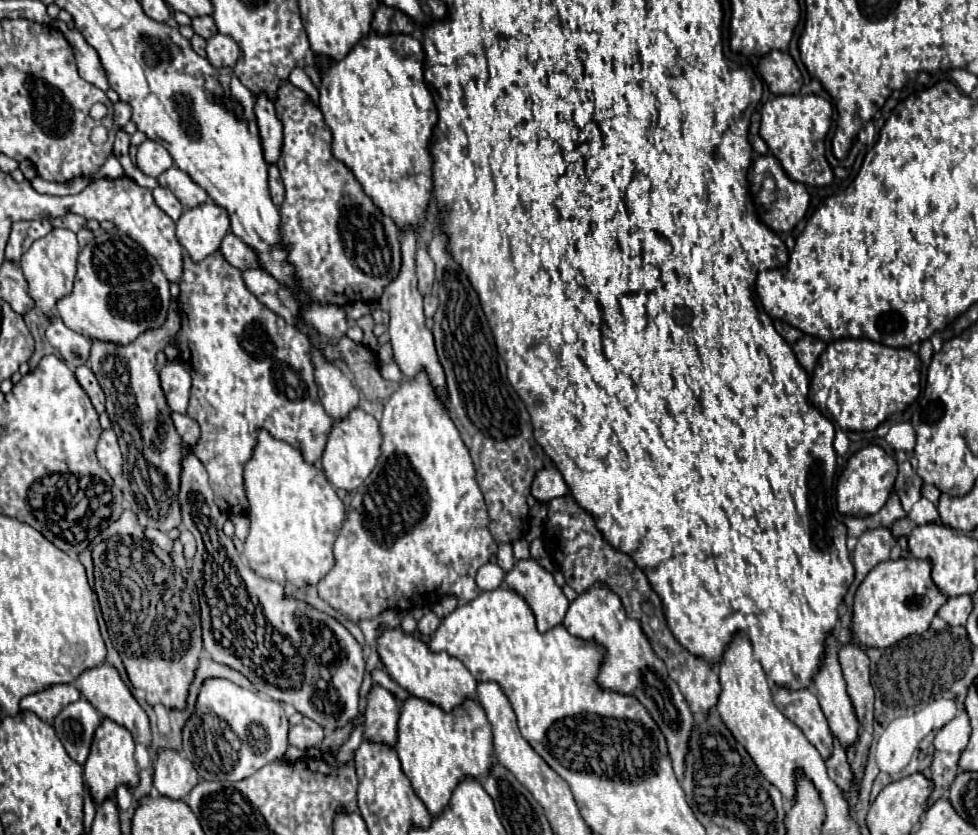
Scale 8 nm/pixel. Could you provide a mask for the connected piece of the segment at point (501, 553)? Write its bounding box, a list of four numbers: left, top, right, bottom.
[498,543,516,573]

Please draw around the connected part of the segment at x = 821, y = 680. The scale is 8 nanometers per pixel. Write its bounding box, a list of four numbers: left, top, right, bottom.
[812,637,858,749]

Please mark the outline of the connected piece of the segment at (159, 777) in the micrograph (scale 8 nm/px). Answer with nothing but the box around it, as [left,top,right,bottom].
[154,749,198,801]

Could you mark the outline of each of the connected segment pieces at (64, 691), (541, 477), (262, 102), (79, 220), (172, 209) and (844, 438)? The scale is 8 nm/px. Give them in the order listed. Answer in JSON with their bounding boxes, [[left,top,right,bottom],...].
[[20,685,80,723],[532,467,568,503],[256,97,282,163],[52,213,86,233],[152,187,184,221],[834,429,850,455]]

